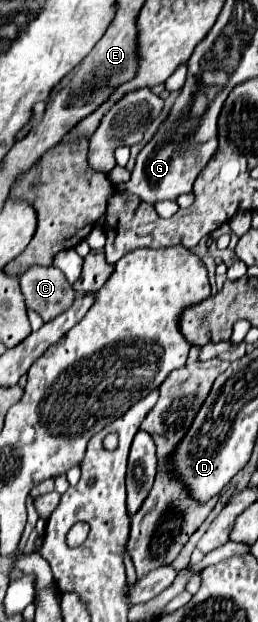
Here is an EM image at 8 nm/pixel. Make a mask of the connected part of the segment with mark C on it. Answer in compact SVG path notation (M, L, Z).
M30 267L20 279L26 307L36 311L46 323L64 313L76 299L72 285L56 267Z

